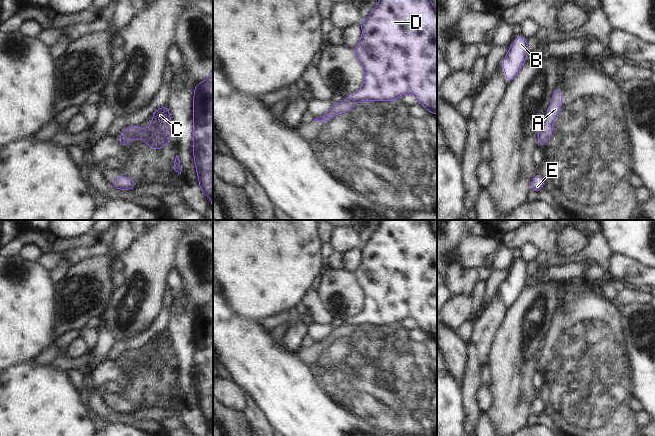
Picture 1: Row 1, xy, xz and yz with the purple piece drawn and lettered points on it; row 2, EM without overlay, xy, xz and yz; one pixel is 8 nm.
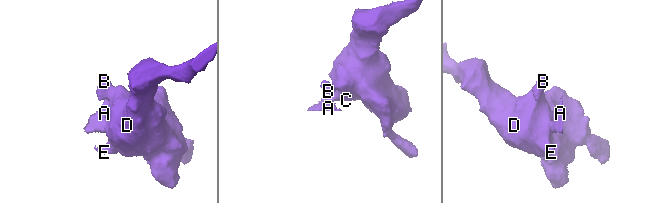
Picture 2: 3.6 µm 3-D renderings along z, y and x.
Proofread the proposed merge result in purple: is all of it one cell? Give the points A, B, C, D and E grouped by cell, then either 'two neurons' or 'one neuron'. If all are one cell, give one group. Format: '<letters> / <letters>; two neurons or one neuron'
A / B C D E; two neurons

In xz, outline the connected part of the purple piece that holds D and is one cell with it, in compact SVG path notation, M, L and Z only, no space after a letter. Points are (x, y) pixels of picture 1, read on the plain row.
M380 220L379 226L369 240L360 246L362 260L353 276L364 295L362 311L348 319L347 323L358 327L359 325L394 325L405 318L414 319L417 327L425 331L429 337L437 339L437 232L431 226L431 220Z

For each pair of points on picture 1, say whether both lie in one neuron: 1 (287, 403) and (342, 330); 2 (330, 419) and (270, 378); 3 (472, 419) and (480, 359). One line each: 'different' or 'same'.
1: different
2: same
3: same

